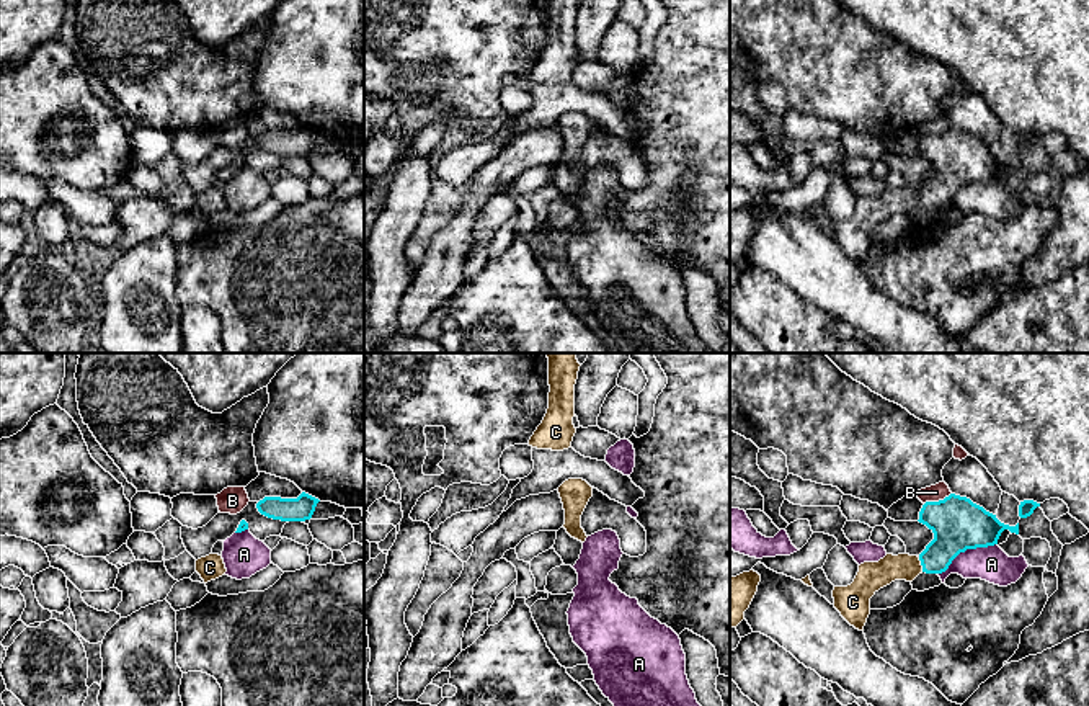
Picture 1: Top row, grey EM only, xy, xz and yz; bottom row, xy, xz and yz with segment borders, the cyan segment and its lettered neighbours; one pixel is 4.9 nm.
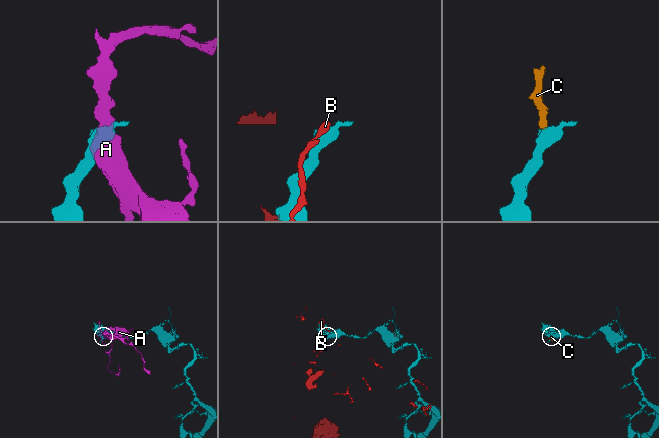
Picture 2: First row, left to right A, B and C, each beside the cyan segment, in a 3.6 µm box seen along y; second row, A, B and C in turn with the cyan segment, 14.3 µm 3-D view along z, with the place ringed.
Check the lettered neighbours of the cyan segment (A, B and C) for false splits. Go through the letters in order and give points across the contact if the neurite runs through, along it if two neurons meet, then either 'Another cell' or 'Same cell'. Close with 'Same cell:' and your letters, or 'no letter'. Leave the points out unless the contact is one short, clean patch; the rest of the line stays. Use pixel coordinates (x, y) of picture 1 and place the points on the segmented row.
A: Another cell
B: Another cell
C: Path across: yz (955, 527), (954, 533), (921, 564), (890, 567), (872, 576). Same cell
Same cell: C

